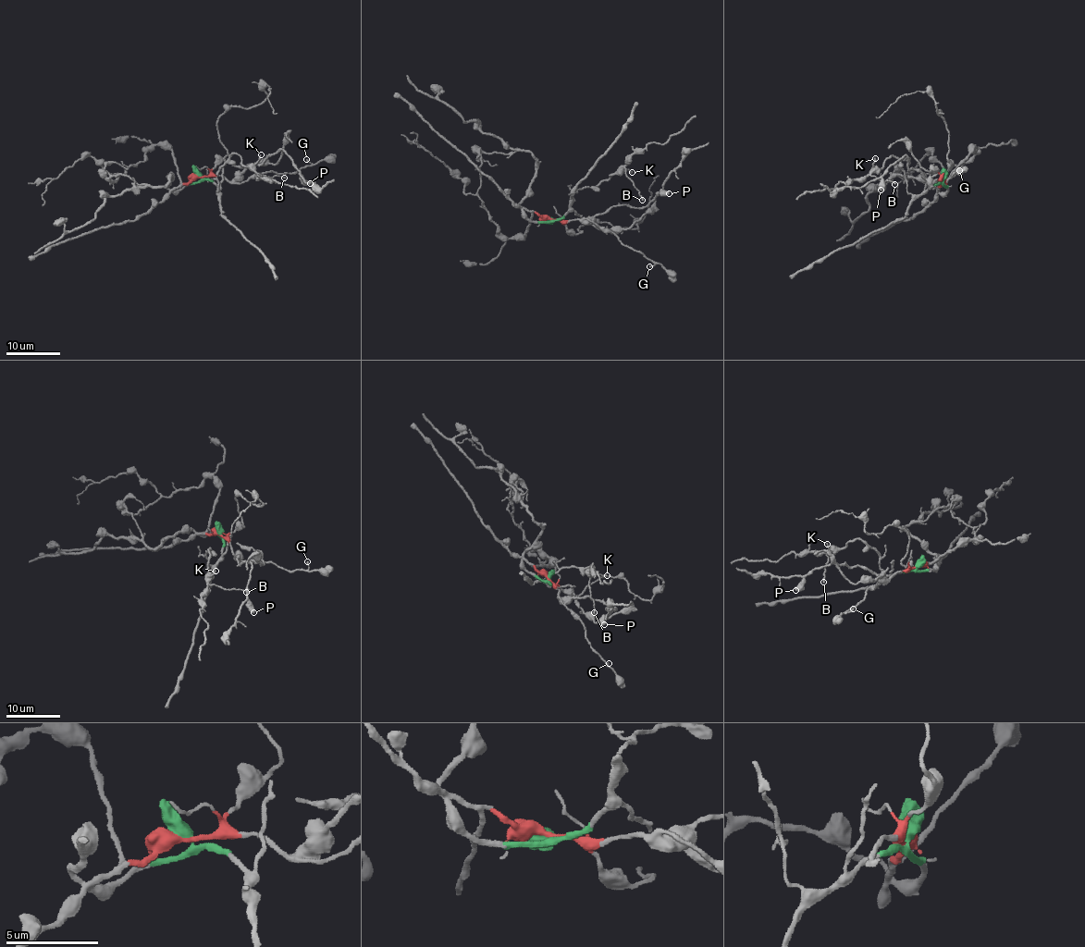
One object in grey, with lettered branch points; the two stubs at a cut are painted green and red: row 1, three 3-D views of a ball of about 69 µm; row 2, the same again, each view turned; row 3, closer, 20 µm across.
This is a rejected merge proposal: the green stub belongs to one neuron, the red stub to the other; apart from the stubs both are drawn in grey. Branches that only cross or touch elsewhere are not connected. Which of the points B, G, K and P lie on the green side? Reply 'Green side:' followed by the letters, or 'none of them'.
Green side: B, K

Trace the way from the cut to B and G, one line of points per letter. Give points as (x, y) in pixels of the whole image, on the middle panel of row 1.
B: (550, 220), (561, 219), (569, 209), (571, 197), (579, 189), (596, 187), (623, 168), (643, 200)
G: (550, 218), (592, 221), (655, 264), (649, 266)

